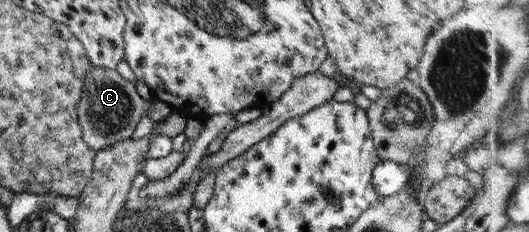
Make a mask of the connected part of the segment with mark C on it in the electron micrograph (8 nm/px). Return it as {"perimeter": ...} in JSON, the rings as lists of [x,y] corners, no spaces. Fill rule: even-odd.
{"perimeter":[[[93,67],[87,69],[82,79],[83,87],[77,101],[77,121],[81,126],[81,140],[95,152],[115,142],[130,138],[141,115],[148,115],[154,124],[165,119],[173,111],[165,102],[157,99],[143,100],[134,85],[120,77],[115,70]]]}

